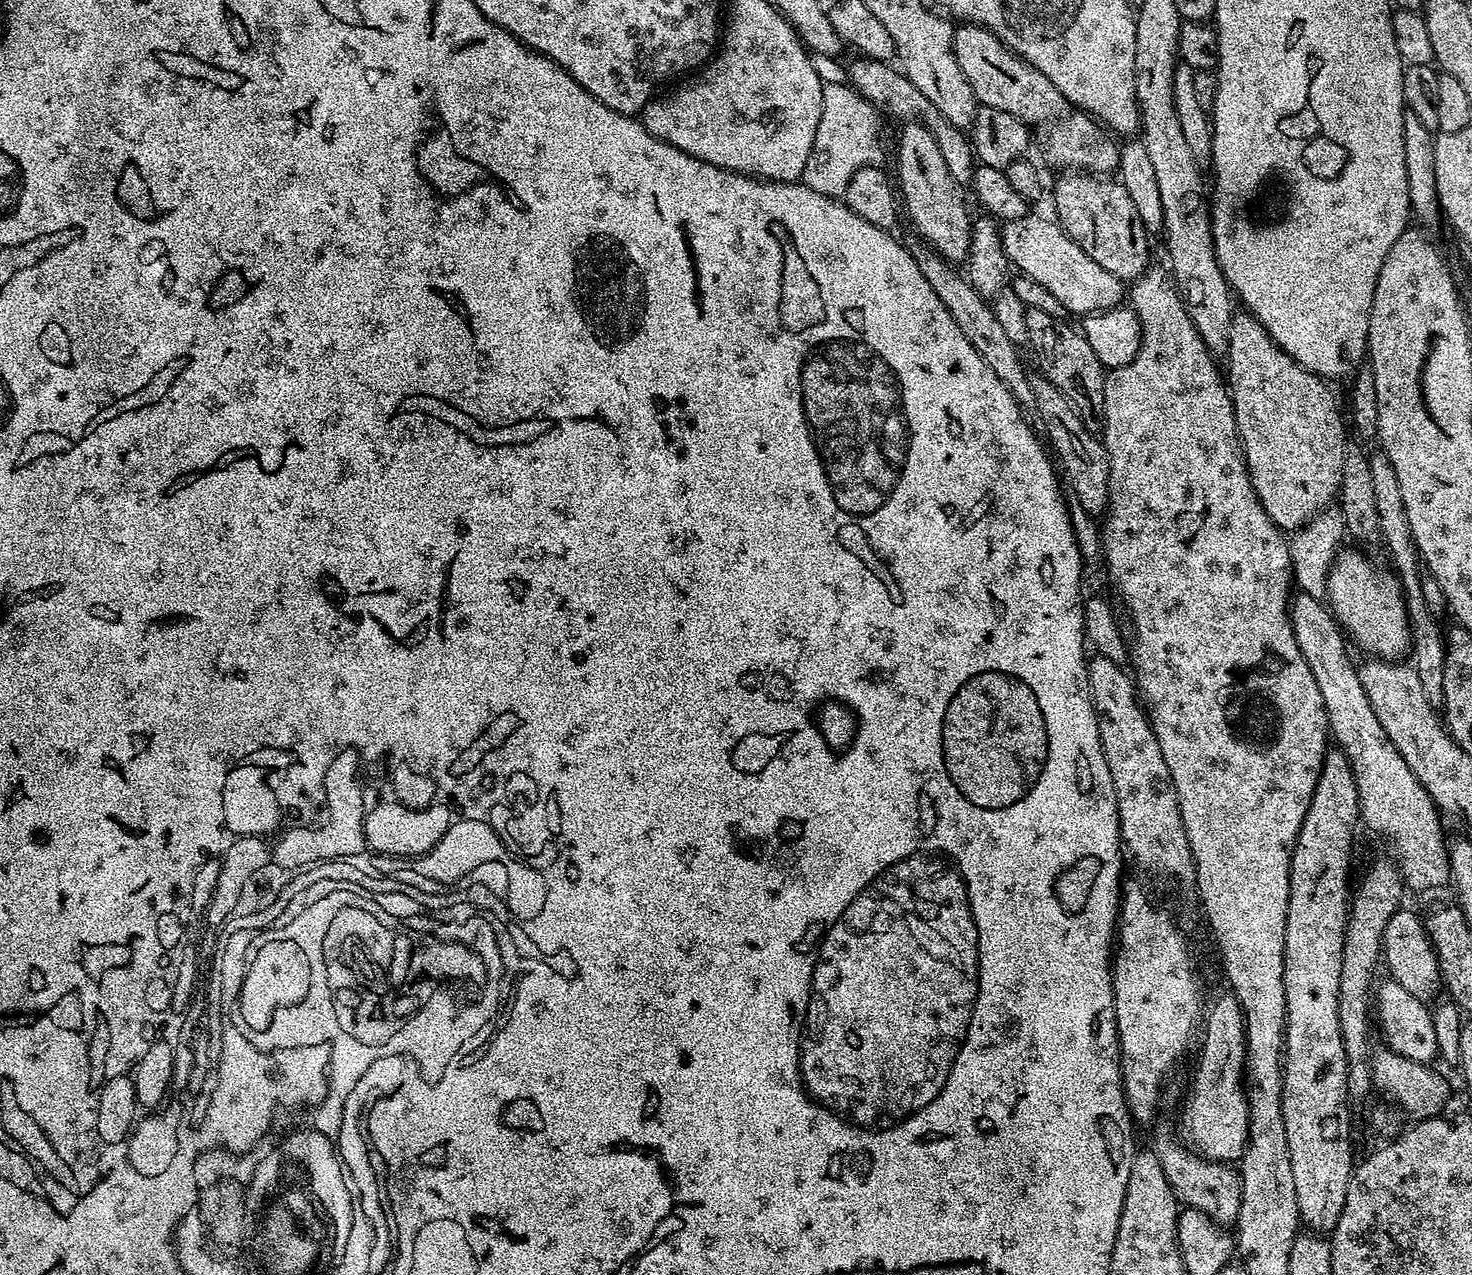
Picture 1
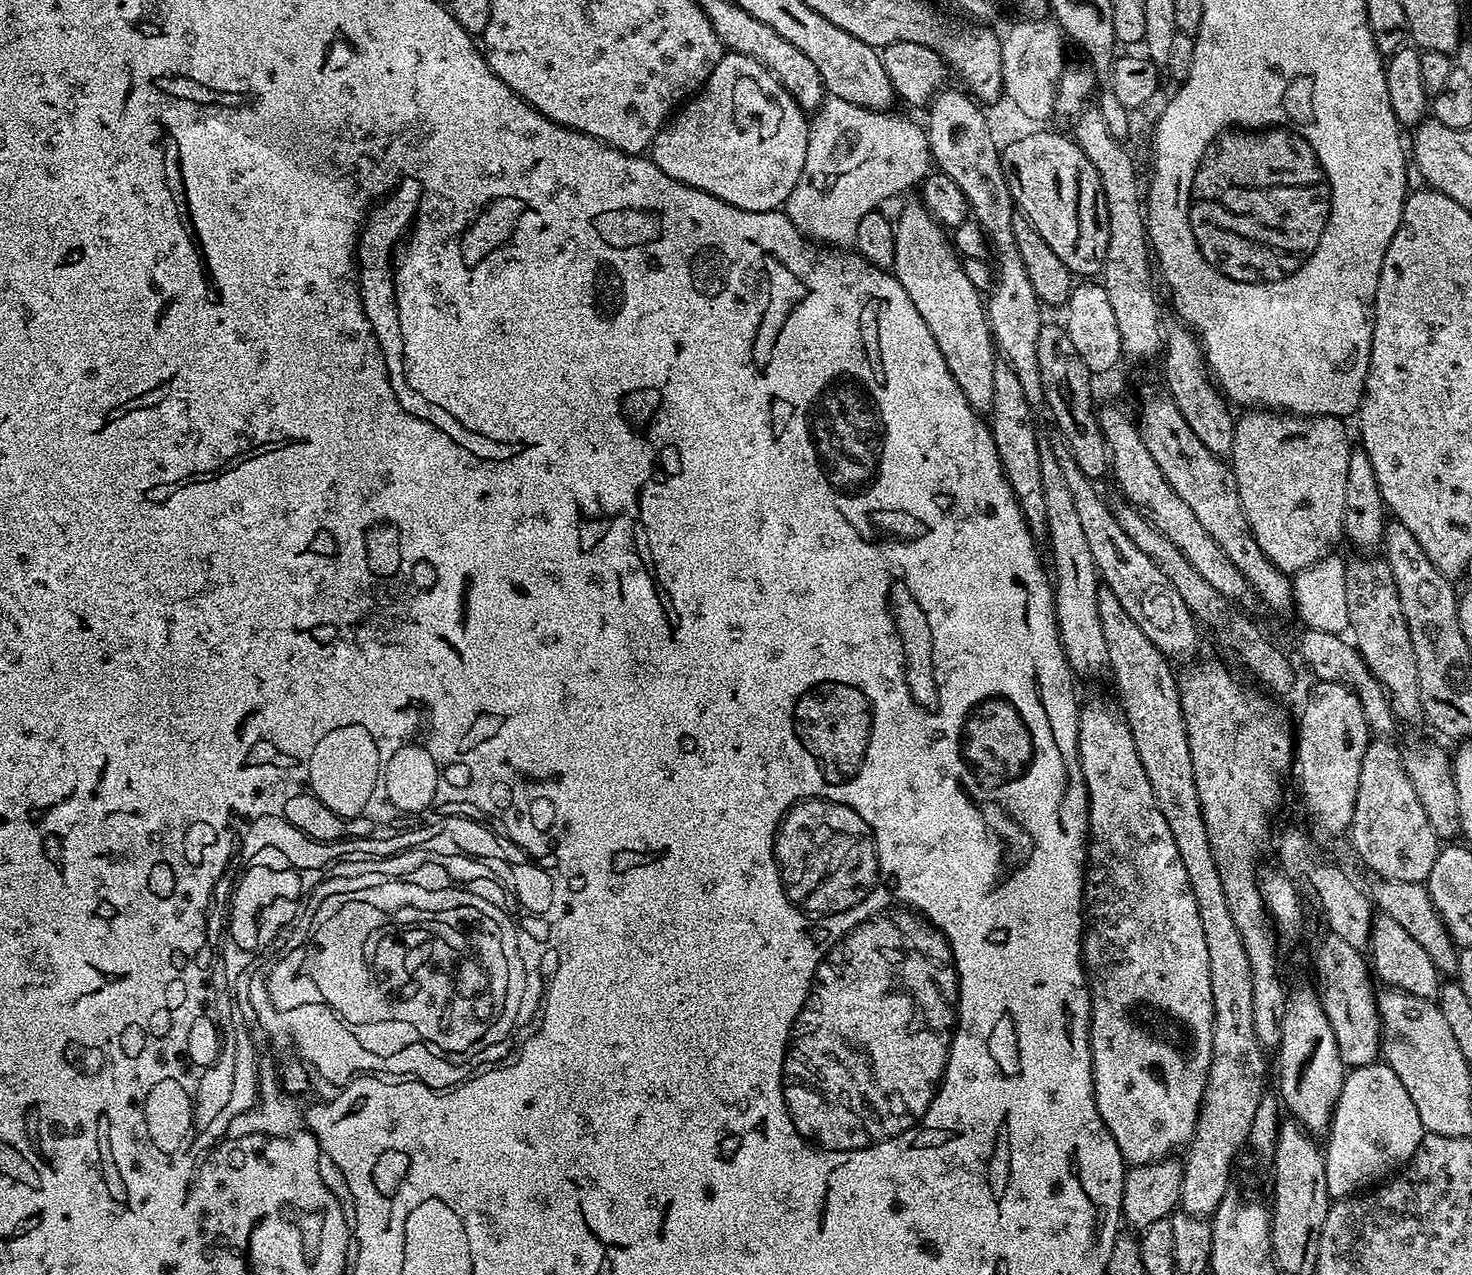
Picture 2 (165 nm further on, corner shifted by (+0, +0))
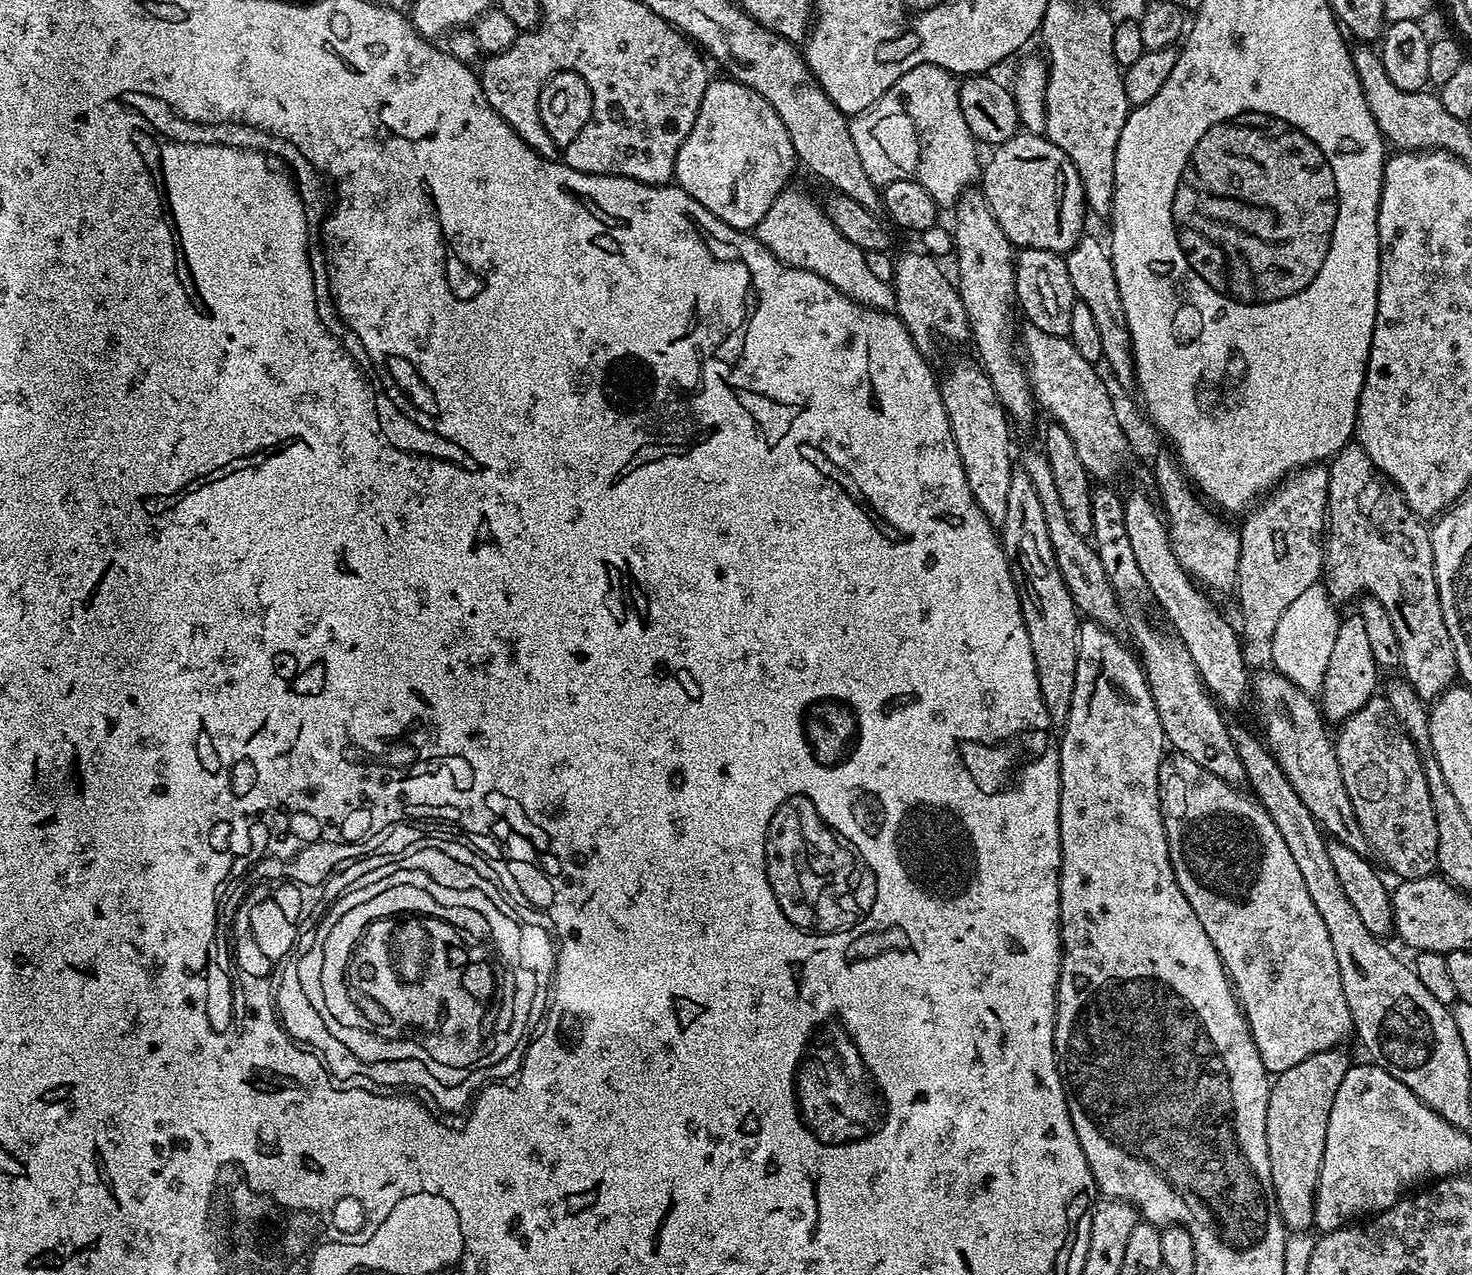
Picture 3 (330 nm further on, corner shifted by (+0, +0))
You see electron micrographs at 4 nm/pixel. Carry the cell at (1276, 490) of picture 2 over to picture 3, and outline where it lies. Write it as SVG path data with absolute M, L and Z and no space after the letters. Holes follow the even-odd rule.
M1318 463L1310 464L1306 468L1297 468L1295 472L1285 476L1243 517L1244 525L1239 525L1238 528L1240 561L1236 575L1238 583L1234 592L1235 595L1240 595L1239 627L1245 641L1253 640L1256 644L1262 643L1263 640L1264 643L1271 641L1274 630L1278 630L1278 618L1282 618L1284 611L1290 607L1290 602L1294 602L1294 598L1299 598L1321 579L1324 571L1322 537L1326 532L1327 515L1328 470L1323 463Z

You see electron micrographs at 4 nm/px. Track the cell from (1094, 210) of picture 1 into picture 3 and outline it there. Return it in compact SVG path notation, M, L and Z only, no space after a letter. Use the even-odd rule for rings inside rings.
M1020 130L1006 142L995 145L991 152L992 157L989 158L988 164L986 160L982 168L982 191L1006 238L1010 238L1010 242L1017 249L1041 248L1066 254L1084 234L1084 216L1088 214L1088 208L1081 179L1065 151L1059 149L1043 134Z

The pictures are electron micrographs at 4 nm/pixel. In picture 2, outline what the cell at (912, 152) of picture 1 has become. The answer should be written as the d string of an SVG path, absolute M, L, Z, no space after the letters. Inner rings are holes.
M913 202L906 205L901 210L900 217L895 217L894 227L896 241L891 271L902 290L910 294L910 302L914 302L918 314L922 314L922 322L926 322L930 334L934 334L934 342L938 342L938 350L942 350L942 358L946 358L946 366L954 376L954 382L958 382L962 394L966 394L966 402L970 402L977 413L987 413L994 398L994 366L998 354L994 349L992 332L988 328L988 314L982 292L967 278L961 257L953 247L953 241L944 225L937 222L923 204Z

